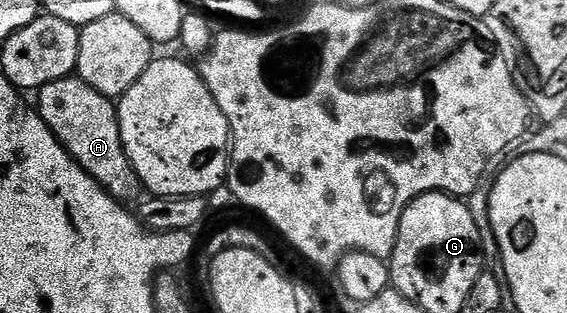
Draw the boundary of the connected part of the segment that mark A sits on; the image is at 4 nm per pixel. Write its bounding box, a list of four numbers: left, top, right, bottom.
[34,74,142,205]

